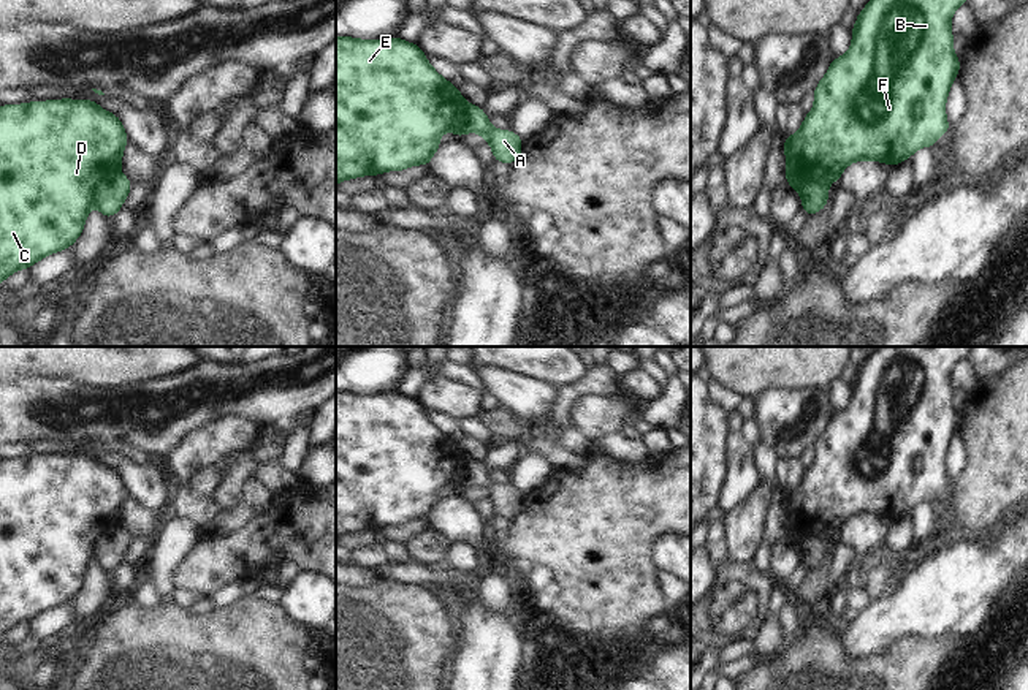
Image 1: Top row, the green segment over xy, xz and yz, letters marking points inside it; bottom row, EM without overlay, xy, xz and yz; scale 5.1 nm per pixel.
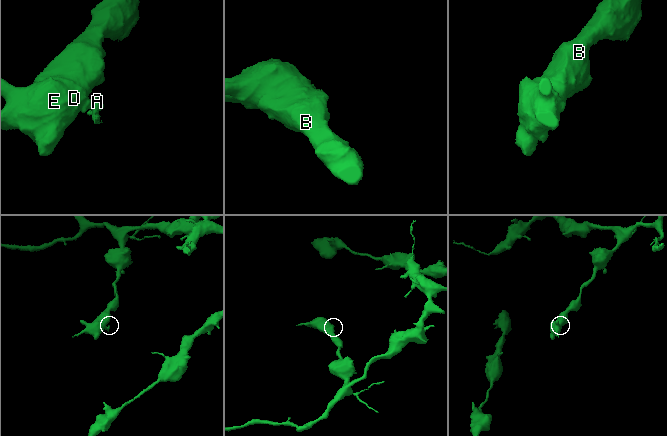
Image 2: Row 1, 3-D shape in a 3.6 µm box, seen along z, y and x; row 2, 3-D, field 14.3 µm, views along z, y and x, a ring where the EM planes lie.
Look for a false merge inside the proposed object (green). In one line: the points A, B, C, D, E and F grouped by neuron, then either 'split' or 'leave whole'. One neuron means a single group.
groups A / B C D E F; split

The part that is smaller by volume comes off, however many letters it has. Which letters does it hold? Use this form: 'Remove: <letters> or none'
Remove: A

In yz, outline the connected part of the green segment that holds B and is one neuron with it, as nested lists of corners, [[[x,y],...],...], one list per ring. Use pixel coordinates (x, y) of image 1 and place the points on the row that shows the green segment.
[[[870,0],[852,25],[852,44],[846,55],[835,57],[827,74],[816,85],[814,109],[805,116],[800,130],[784,138],[787,160],[786,182],[800,195],[813,180],[838,182],[843,169],[854,161],[873,160],[890,166],[911,158],[920,147],[933,147],[950,130],[944,104],[960,59],[954,54],[950,19],[968,0]]]

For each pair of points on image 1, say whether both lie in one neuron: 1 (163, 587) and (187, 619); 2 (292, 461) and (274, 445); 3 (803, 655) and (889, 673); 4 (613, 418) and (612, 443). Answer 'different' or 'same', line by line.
1: different
2: different
3: same
4: different

